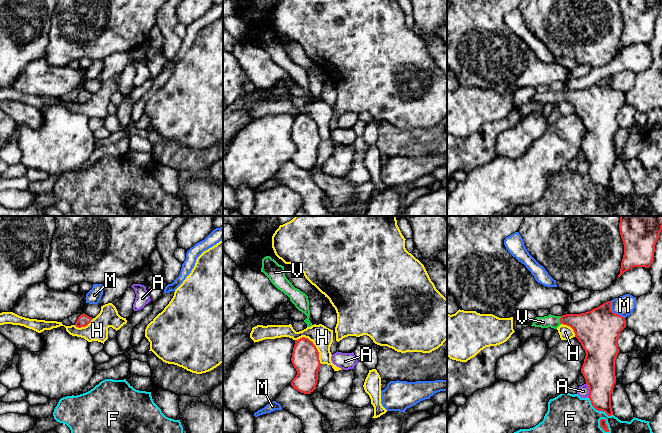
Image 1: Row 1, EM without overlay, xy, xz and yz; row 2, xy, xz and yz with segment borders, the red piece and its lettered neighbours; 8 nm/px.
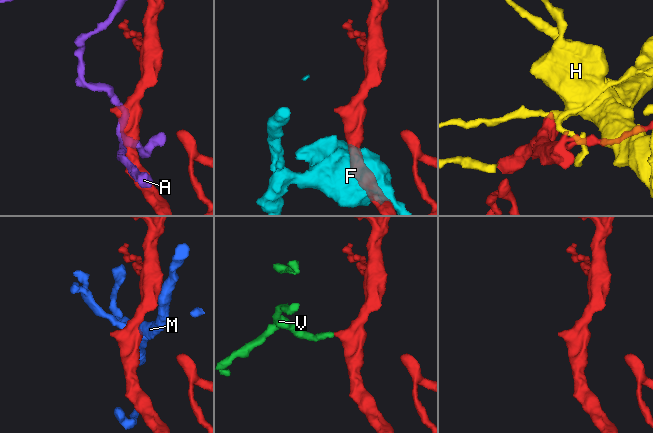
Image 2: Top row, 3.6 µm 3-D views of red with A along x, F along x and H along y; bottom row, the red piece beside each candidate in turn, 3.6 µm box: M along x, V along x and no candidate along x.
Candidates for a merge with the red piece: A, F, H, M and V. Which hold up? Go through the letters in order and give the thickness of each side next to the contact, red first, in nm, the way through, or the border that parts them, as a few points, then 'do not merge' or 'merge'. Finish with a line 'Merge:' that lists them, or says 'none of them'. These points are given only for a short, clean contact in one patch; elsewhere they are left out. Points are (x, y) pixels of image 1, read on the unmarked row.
A: 260/100 nm | along yz (586, 159), (588, 172) | do not merge
F: 220/460 nm | do not merge
H: 220/180 nm | do not merge
M: 340/160 nm | along yz (610, 77), (610, 84), (624, 94) | do not merge
V: 260/100 nm | across yz (590, 104), (573, 96), (560, 96), (552, 97) | merge
Merge: V

